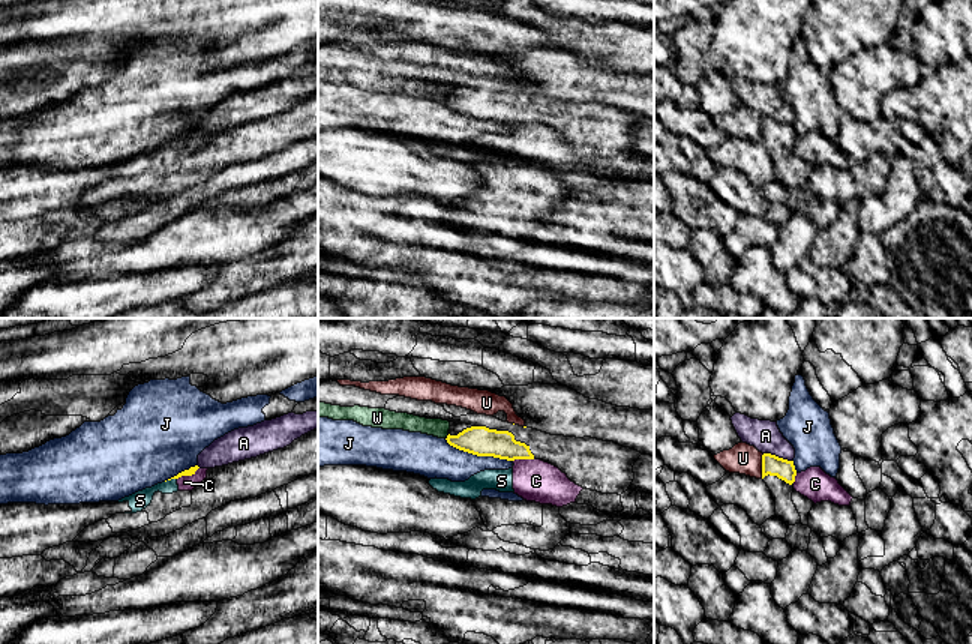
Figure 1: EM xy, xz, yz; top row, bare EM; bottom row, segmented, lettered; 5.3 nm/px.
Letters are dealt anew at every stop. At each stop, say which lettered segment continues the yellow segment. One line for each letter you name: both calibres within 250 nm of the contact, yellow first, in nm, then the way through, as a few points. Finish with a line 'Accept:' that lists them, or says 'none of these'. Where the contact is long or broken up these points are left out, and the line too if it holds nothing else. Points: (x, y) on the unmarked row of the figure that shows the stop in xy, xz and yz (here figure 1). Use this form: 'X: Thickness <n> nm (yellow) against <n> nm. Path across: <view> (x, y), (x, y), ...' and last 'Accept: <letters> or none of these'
Accept: none of these

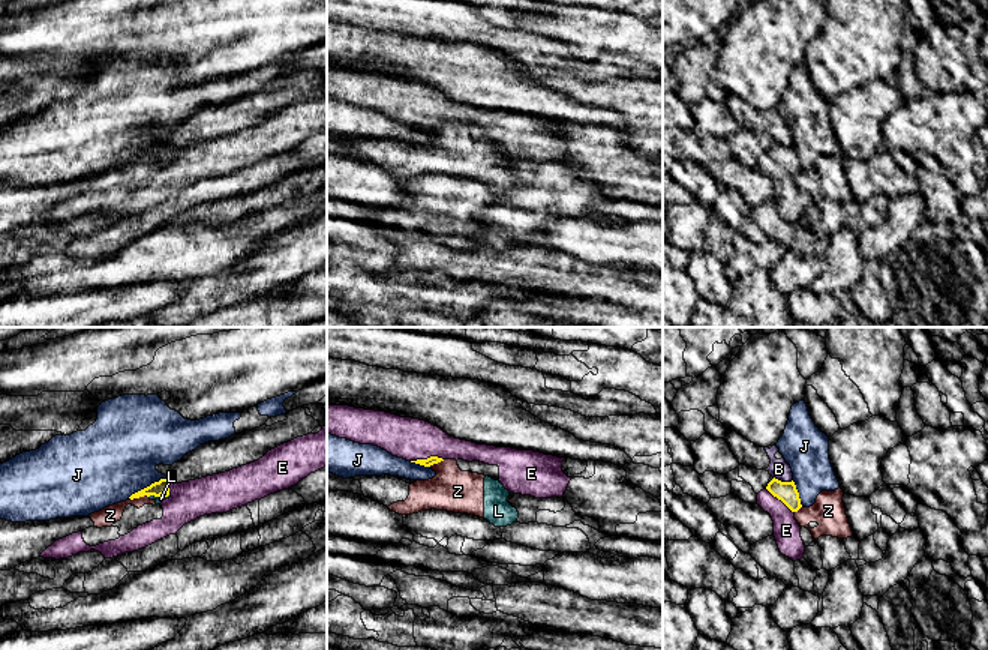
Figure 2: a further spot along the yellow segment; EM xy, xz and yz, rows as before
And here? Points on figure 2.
E: Thickness 50 nm (yellow) against 220 nm
Accept: E

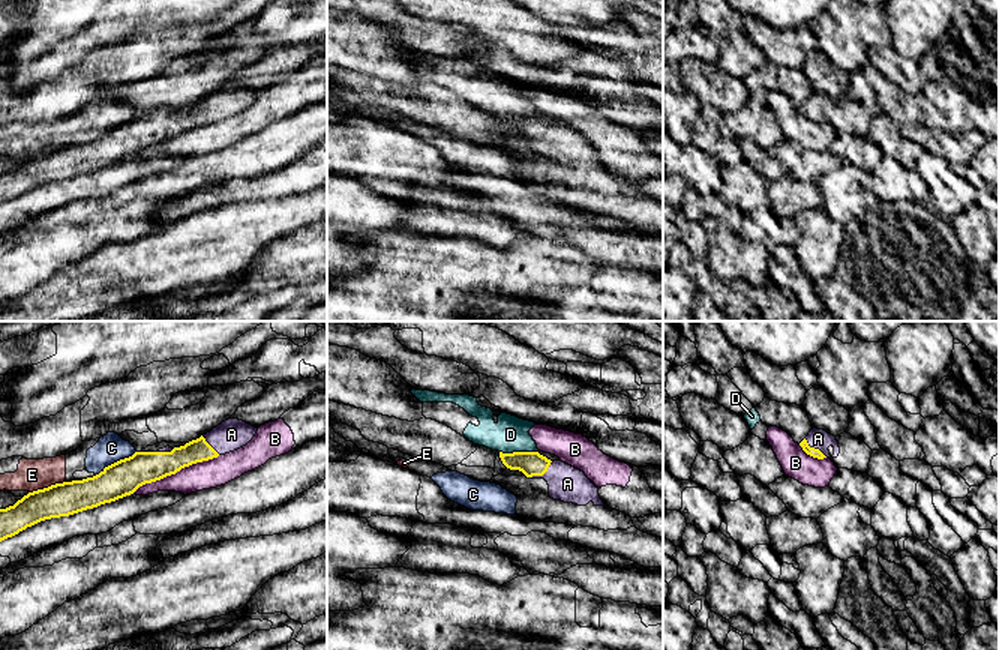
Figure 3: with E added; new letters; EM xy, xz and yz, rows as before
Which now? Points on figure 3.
A: Thickness 130 nm (yellow) against 190 nm. Path across: xz (531, 128), (543, 137), (557, 137), (567, 147)
Accept: A

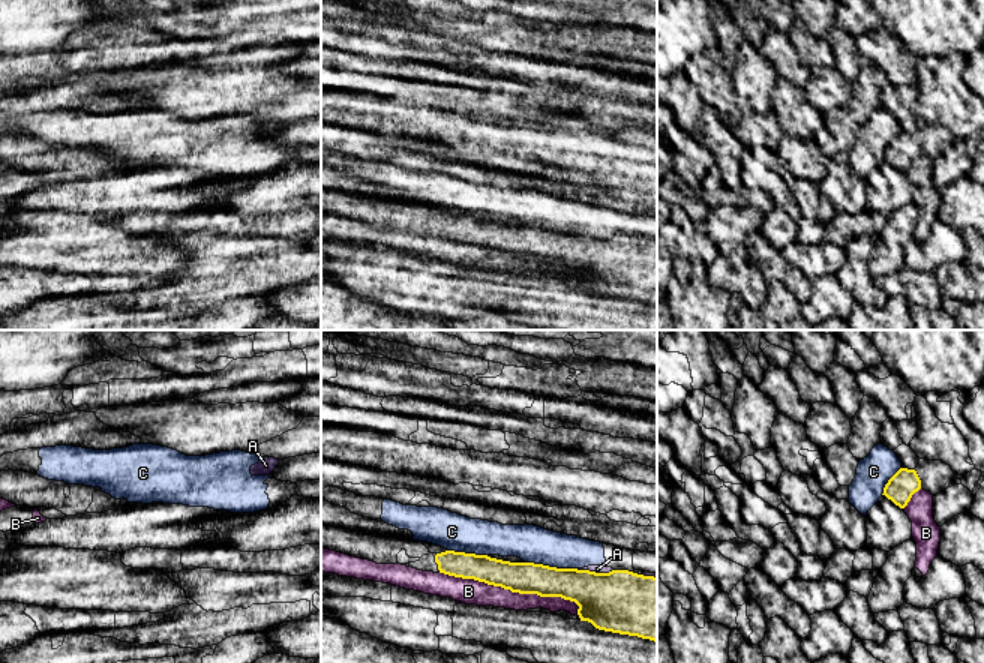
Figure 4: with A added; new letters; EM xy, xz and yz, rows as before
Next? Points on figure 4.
Accept: none of these

